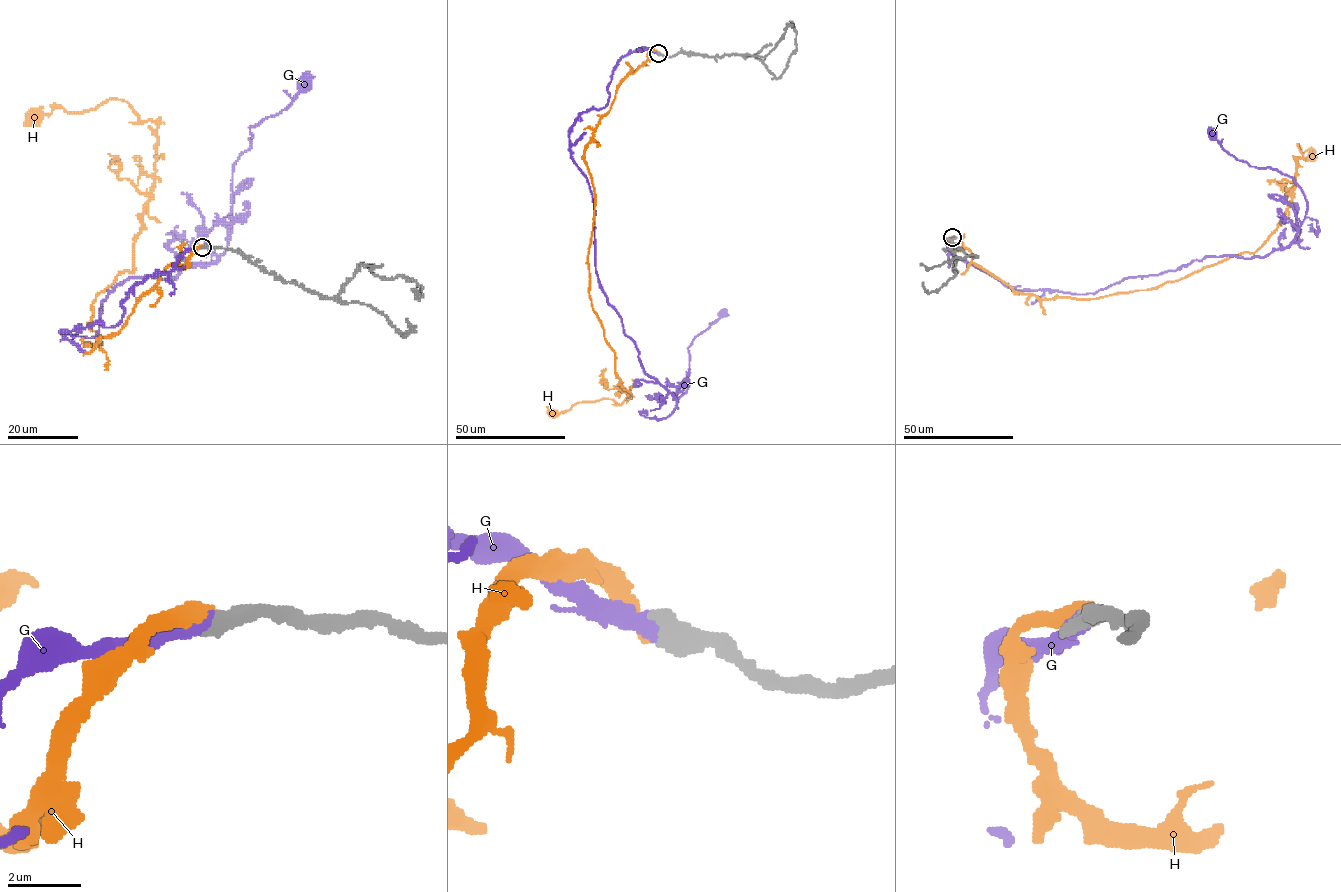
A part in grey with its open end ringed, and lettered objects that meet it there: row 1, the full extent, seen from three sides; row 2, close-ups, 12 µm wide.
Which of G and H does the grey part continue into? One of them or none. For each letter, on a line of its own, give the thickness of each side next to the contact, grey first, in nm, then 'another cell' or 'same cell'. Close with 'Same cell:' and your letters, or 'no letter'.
G: calibres 550 and 440 nm; same cell
H: calibres 600 and 420 nm; another cell
Same cell: G

